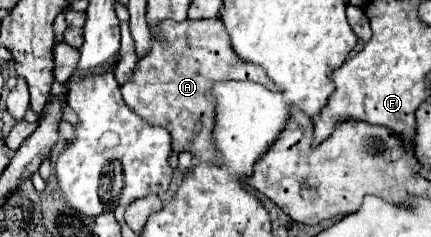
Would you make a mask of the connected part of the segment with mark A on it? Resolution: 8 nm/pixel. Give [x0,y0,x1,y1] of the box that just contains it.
[120,20,268,160]

